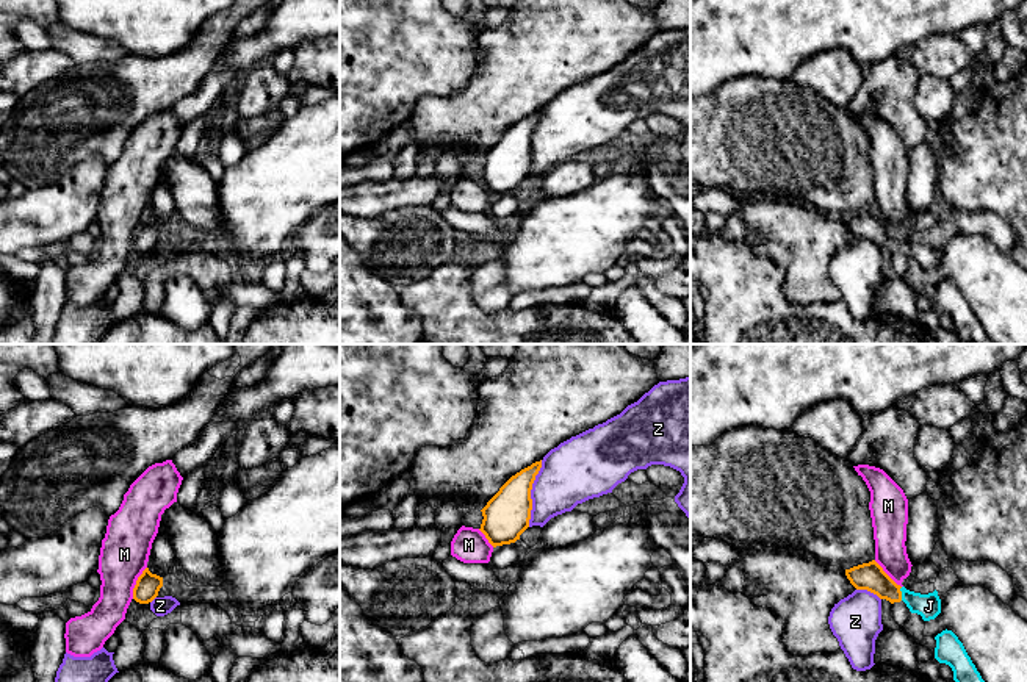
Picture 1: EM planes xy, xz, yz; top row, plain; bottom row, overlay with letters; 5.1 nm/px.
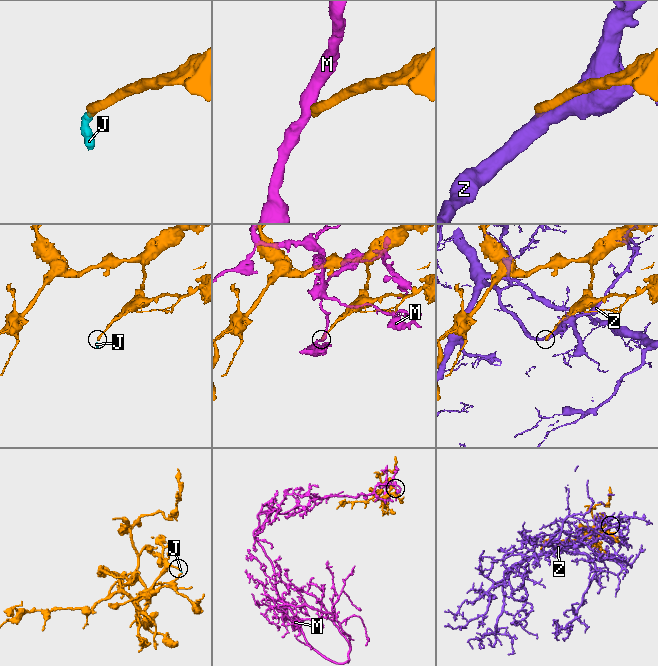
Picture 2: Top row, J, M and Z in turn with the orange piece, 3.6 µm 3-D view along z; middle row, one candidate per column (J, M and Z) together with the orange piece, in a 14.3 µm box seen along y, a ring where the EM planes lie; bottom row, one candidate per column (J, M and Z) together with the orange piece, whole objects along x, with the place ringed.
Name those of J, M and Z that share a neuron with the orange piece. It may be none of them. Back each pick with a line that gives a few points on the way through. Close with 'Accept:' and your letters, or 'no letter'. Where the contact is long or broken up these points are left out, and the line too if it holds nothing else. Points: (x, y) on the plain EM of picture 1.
J: way yz (869, 226), (891, 241), (900, 243), (919, 254), (929, 255)
Accept: J

